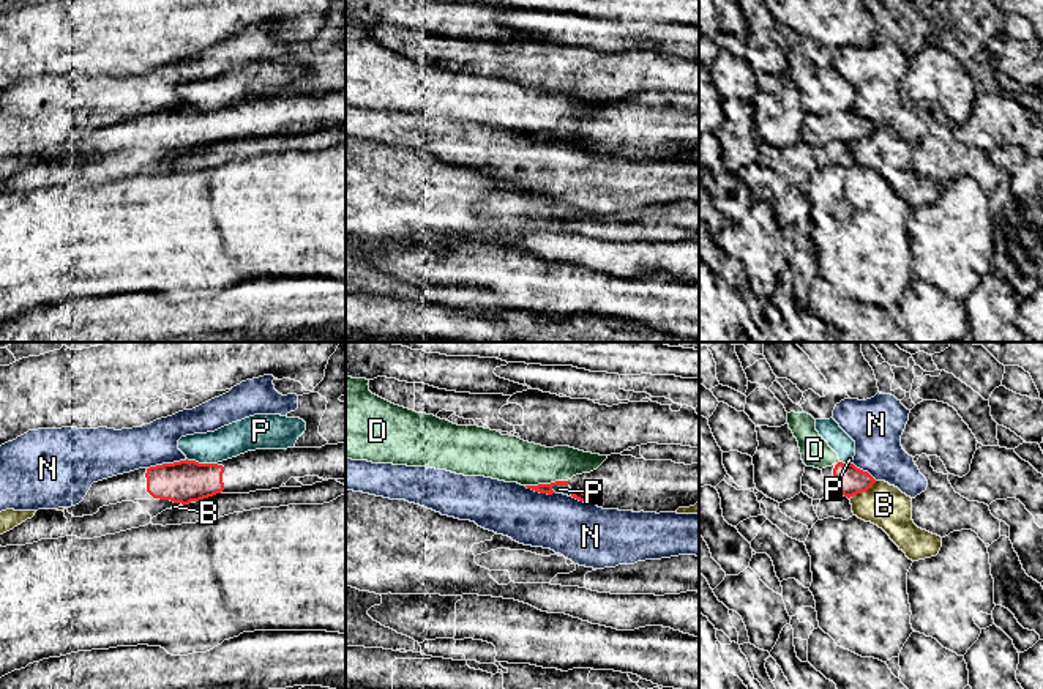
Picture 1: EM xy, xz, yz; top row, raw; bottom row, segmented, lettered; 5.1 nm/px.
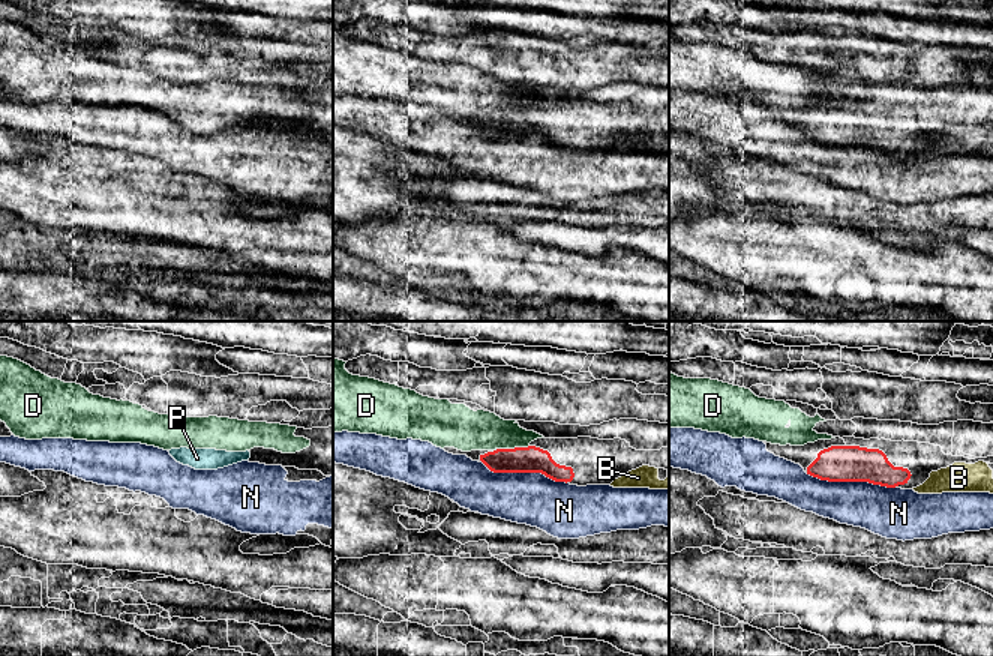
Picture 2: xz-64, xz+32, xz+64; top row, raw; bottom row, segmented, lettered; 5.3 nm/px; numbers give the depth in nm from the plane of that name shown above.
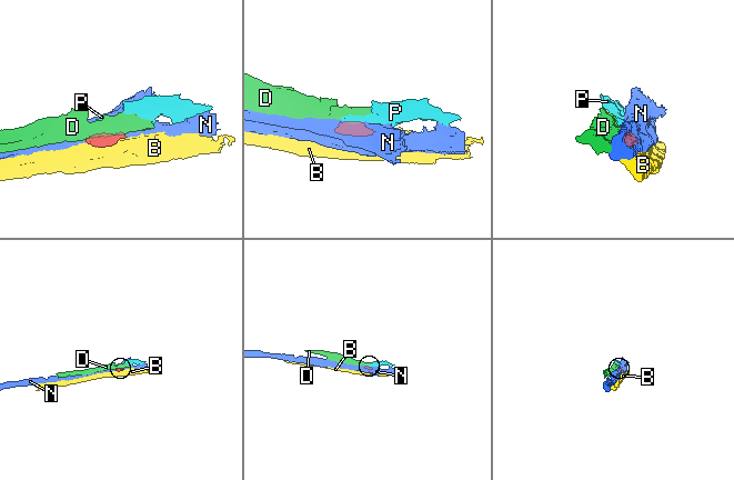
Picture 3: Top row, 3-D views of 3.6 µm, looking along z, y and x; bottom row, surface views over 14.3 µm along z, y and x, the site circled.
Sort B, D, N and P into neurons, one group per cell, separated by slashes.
B / D P / N

